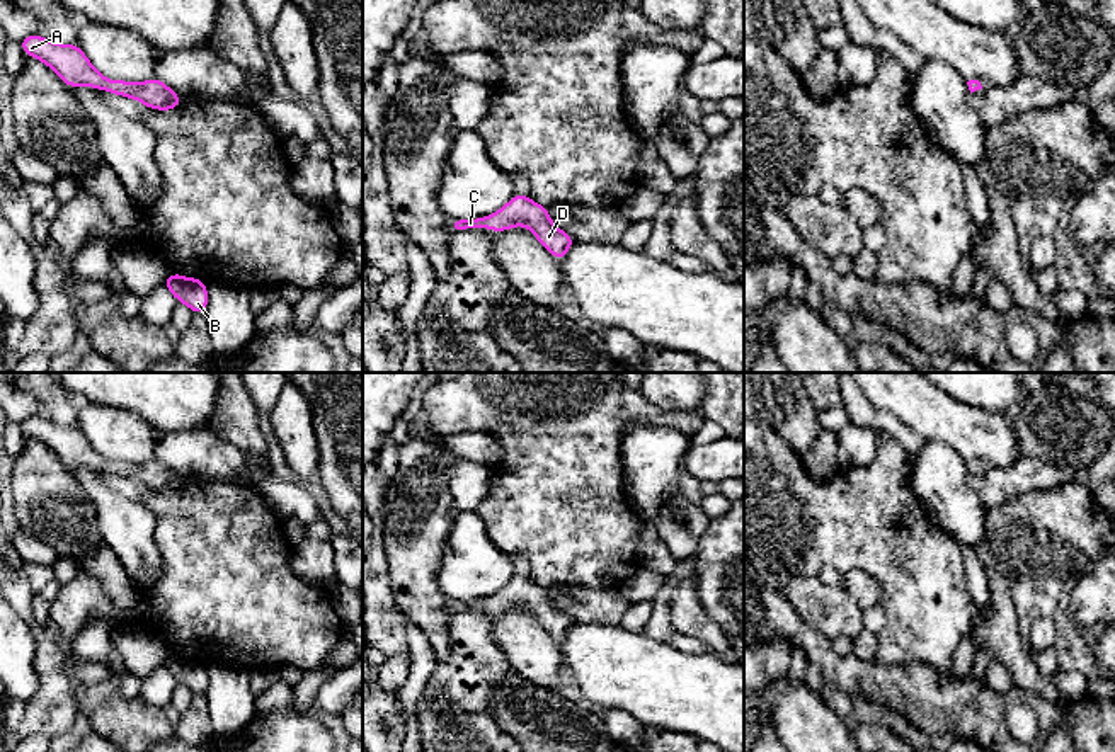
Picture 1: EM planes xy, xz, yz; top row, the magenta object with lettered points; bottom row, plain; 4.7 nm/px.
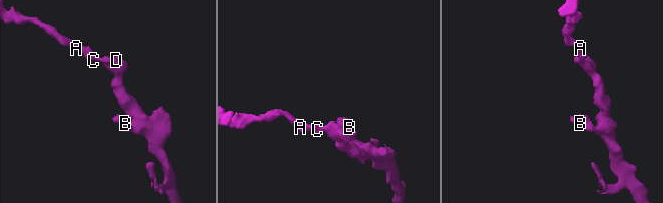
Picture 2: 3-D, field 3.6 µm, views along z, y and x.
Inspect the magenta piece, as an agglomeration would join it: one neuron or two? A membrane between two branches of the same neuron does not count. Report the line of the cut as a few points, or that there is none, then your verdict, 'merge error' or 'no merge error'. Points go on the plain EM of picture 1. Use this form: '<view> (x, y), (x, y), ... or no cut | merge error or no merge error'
no cut | no merge error

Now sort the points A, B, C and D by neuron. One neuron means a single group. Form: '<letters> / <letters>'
A B C D

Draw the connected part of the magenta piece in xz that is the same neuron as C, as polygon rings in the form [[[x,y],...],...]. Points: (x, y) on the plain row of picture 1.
[[[516,575],[506,587],[492,597],[475,601],[449,601],[451,612],[470,609],[490,609],[492,612],[506,612],[517,606],[524,606],[536,616],[536,621],[557,640],[562,641],[575,623],[569,614],[558,611],[546,592],[531,582],[529,577]]]

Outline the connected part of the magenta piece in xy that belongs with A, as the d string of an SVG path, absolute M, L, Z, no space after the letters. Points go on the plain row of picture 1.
M32 415L20 422L20 429L27 437L34 437L53 449L66 468L87 466L107 471L109 475L136 480L158 492L175 490L182 483L172 470L155 458L143 464L107 461L90 446L78 425L58 425Z

